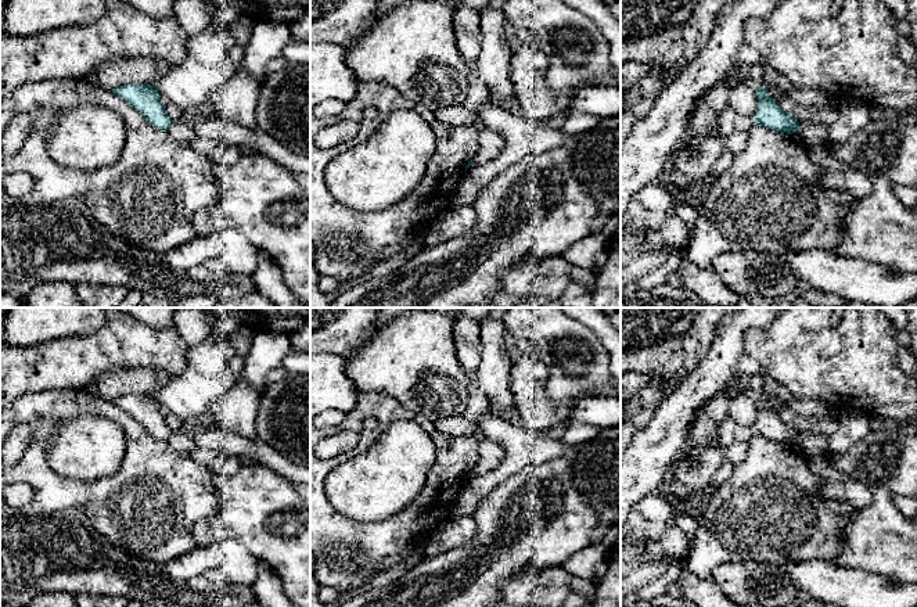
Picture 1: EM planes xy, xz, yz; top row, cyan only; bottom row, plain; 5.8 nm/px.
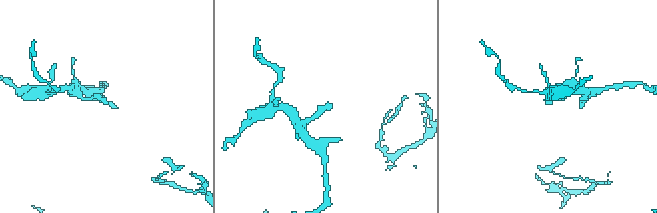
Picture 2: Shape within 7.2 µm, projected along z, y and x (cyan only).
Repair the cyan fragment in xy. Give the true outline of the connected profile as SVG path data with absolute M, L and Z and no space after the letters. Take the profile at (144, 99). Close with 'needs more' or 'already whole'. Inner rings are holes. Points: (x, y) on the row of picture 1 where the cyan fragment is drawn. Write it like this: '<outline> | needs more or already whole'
M129 83L111 90L139 111L148 125L161 130L168 130L173 123L170 116L166 114L165 107L159 101L157 86L150 86L147 83Z | already whole

